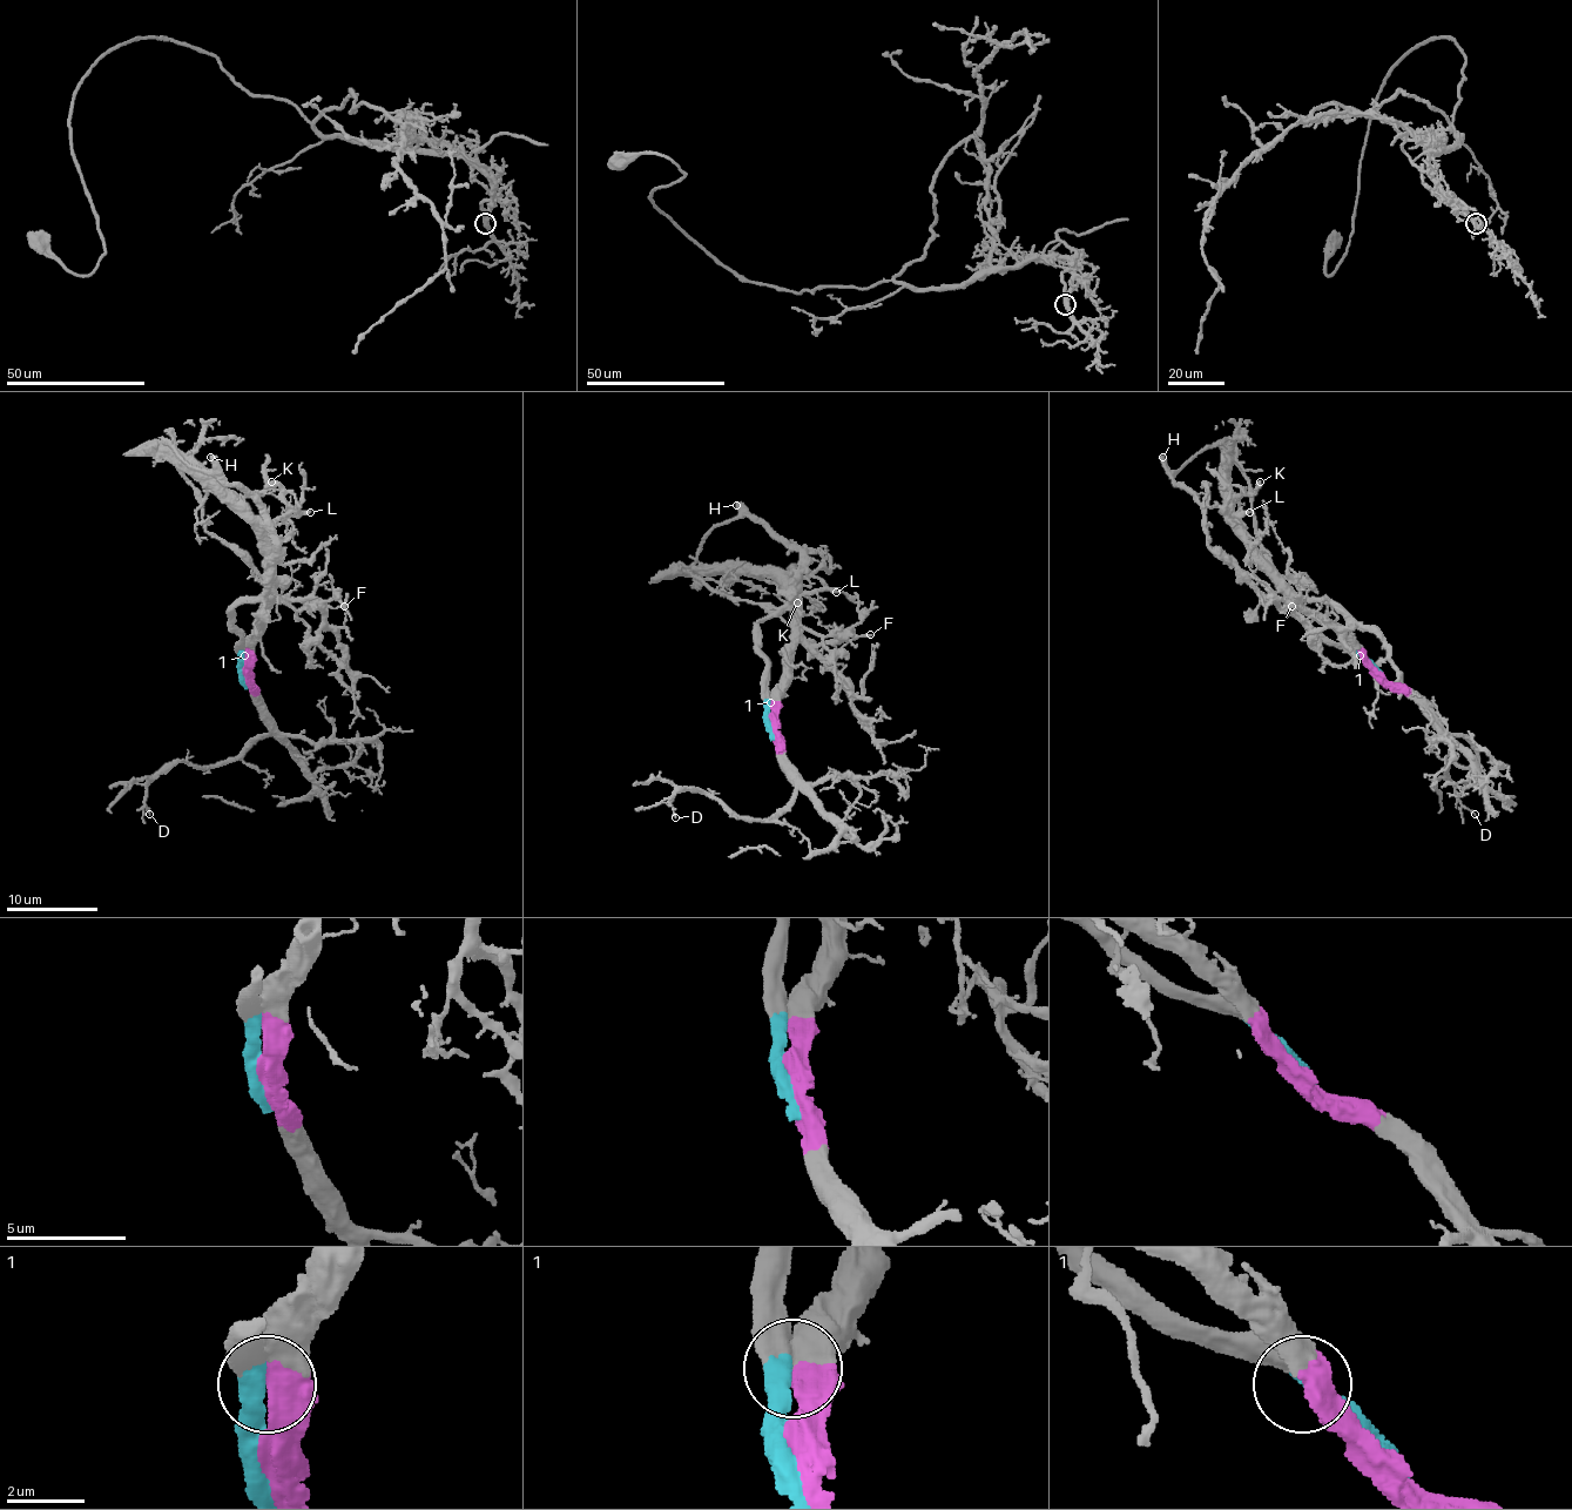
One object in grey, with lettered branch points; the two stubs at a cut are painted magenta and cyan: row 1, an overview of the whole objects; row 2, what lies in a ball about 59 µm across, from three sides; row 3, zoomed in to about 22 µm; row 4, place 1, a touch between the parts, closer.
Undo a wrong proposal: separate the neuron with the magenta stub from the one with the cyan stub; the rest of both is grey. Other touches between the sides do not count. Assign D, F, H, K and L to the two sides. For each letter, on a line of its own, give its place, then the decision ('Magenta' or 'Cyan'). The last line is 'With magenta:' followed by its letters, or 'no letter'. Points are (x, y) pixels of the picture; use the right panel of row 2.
D: Place: (1475, 814). Magenta
F: Place: (1291, 606). Cyan
H: Place: (1162, 457). Cyan
K: Place: (1260, 482). Magenta
L: Place: (1249, 512). Magenta
With magenta: D, K, L

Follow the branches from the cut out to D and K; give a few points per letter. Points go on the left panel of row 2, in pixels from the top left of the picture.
D: (244, 676), (254, 703), (269, 727), (267, 734), (206, 766), (175, 761), (148, 787), (150, 814)
K: (244, 676), (247, 649), (256, 640), (257, 609), (264, 599), (264, 544), (237, 497), (257, 496), (271, 482)

